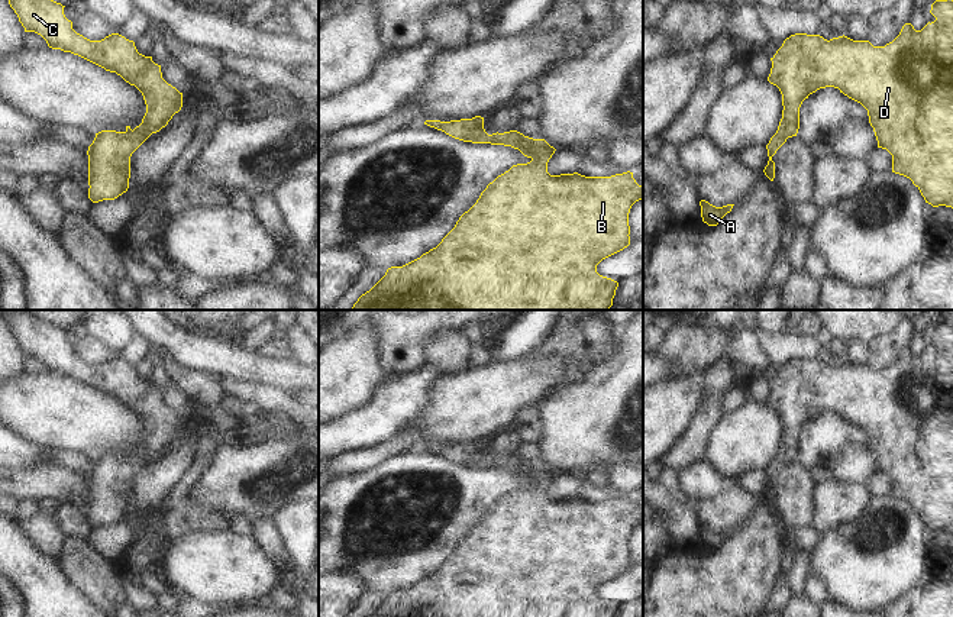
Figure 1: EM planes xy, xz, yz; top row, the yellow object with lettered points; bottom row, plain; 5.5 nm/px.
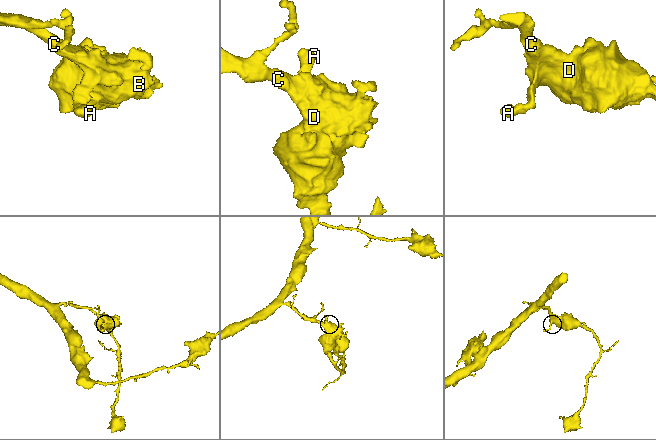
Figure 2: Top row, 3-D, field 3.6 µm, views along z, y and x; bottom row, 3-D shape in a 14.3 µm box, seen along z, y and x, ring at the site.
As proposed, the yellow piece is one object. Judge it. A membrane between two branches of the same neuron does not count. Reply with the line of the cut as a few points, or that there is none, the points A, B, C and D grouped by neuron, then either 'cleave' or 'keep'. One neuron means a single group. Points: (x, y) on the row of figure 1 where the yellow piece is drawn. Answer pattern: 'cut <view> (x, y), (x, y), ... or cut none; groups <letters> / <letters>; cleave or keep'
cut none; groups A B C D; keep

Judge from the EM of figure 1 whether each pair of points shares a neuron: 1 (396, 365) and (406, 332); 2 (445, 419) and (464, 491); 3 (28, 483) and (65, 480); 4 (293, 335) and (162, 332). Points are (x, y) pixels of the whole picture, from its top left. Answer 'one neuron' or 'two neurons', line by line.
1: one neuron
2: two neurons
3: one neuron
4: two neurons

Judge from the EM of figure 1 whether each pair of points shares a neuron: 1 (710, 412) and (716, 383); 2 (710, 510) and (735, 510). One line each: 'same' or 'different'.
1: same
2: same

